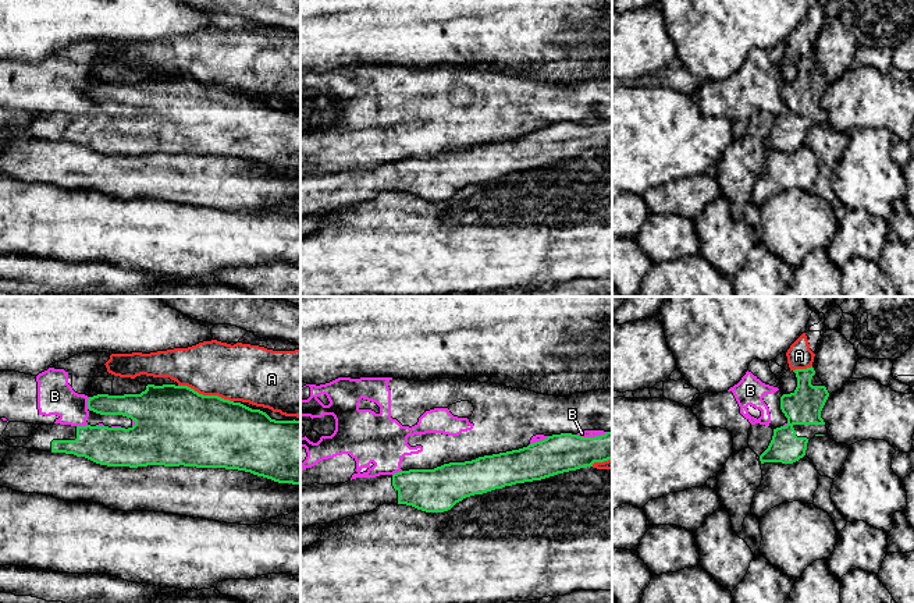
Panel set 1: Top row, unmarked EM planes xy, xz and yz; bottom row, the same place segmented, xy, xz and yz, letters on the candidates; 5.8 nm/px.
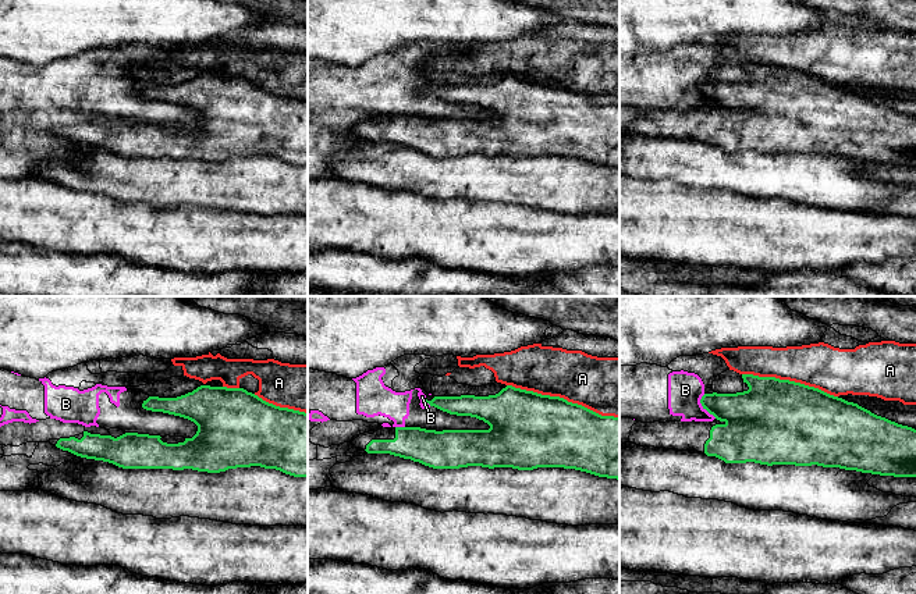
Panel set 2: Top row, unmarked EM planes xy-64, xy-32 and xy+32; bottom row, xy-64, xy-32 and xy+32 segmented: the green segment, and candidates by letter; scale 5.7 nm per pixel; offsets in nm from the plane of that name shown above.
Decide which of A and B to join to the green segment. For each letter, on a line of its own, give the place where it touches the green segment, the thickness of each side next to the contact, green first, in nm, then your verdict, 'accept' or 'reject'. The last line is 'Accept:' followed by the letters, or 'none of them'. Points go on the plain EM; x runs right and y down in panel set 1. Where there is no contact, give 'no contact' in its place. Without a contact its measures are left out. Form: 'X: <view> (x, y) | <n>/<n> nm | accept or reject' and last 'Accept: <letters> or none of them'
A: xy (206, 84) | 460/340 nm | reject
B: xy (88, 91) | 200/200 nm | reject
Accept: none of them

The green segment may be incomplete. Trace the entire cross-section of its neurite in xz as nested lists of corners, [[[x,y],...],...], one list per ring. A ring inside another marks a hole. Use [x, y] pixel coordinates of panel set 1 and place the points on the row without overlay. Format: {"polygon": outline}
{"polygon": [[[612,120],[595,125],[561,121],[519,138],[449,150],[434,157],[300,174],[300,216],[370,201],[383,192],[444,201],[474,182],[541,169],[608,148],[612,148]]]}

